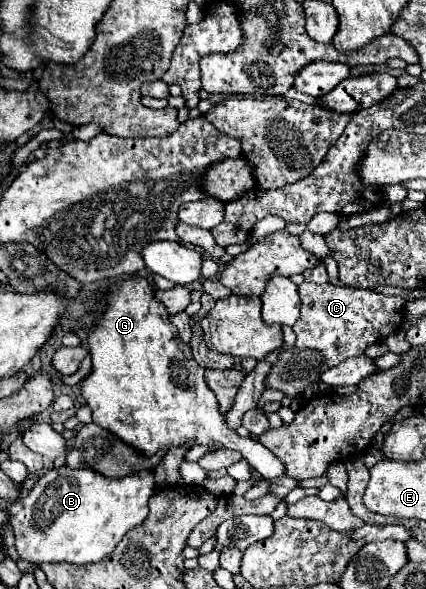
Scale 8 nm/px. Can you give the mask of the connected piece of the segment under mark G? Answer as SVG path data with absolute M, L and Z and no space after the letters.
M136 277L118 281L108 287L106 309L98 317L98 323L88 331L88 347L92 355L92 373L82 381L82 397L92 409L92 421L104 429L112 429L118 437L124 437L128 445L136 445L140 453L154 455L162 447L180 445L212 445L216 449L238 451L250 467L254 467L264 479L278 479L286 475L284 463L280 463L264 445L252 437L240 437L236 431L224 425L218 411L218 399L204 381L204 369L196 365L190 353L190 345L178 339L176 327L170 323L166 307L154 297L154 289L148 279Z

